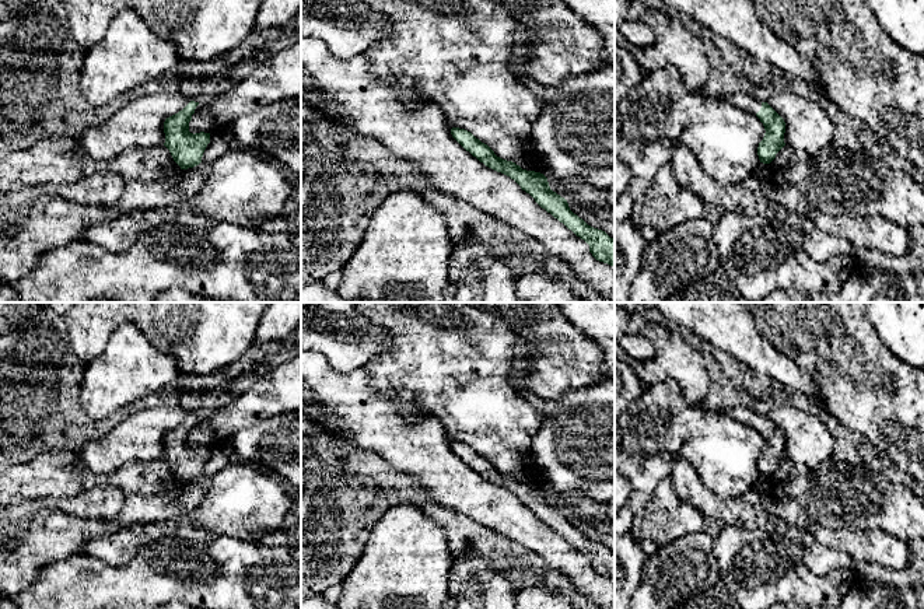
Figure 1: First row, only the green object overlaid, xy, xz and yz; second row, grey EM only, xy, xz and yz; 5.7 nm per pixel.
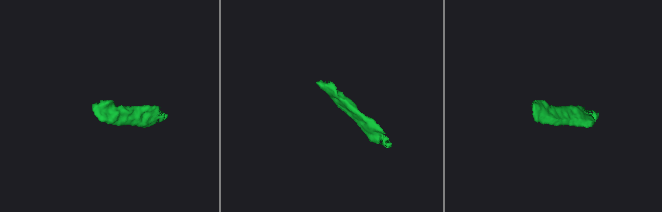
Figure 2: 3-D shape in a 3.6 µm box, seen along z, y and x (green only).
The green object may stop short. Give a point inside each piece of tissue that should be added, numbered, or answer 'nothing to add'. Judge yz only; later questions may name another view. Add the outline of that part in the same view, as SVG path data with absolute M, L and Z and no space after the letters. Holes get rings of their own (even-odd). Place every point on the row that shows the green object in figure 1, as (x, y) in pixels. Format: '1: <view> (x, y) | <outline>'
1: yz (744, 101) | M729 94L722 95L721 98L753 115L756 115L762 108L762 101L748 94Z

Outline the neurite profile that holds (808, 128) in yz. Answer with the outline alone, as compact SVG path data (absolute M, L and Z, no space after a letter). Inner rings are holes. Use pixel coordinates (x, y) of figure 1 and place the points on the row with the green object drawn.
M788 92L774 94L767 104L785 122L785 146L813 155L833 144L834 125L819 104Z

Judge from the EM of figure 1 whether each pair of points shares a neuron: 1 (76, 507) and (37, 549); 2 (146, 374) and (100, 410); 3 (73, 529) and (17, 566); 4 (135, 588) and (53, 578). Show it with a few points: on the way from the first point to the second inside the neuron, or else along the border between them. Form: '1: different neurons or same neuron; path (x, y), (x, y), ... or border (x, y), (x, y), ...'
1: different neurons; border (37, 514), (62, 510), (102, 520)
2: same neuron; path (135, 375), (111, 399)
3: same neuron; path (59, 535), (52, 535), (31, 552)
4: same neuron; path (115, 588), (73, 585)

